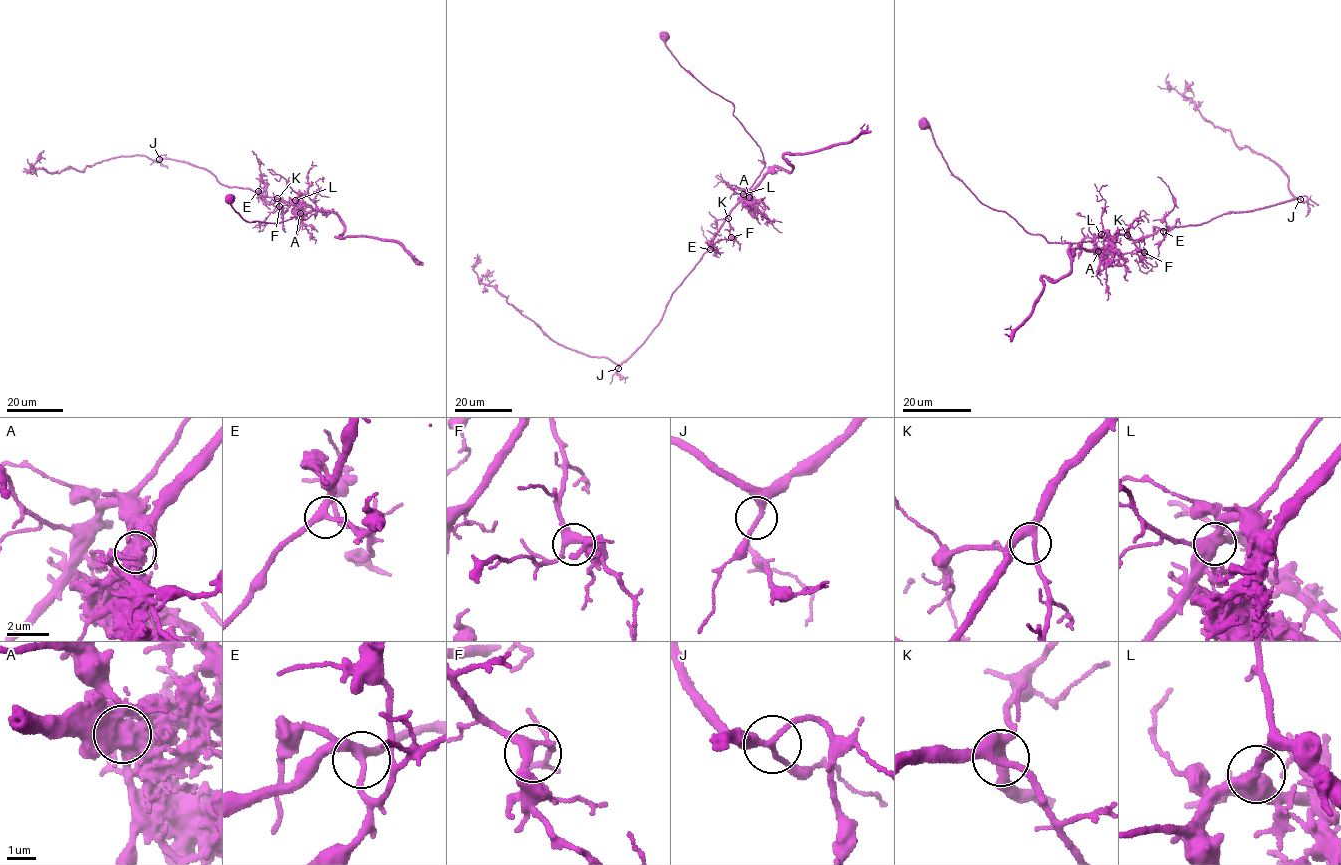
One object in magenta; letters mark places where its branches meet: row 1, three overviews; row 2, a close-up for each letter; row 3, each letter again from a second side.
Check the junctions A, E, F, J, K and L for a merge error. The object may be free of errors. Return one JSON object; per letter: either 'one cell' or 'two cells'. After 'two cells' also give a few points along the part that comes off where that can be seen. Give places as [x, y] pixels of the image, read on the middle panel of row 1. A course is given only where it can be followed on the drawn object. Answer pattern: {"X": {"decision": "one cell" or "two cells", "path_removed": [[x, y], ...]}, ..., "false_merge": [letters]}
{"A": {"decision": "two cells", "path_removed": [[749, 197], [775, 167], [789, 172], [792, 169], [785, 154], [814, 153], [845, 143], [865, 130], [867, 124]]}, "E": {"decision": "one cell"}, "F": {"decision": "one cell"}, "J": {"decision": "one cell"}, "K": {"decision": "one cell"}, "L": {"decision": "one cell"}, "false_merge": ["A"]}

